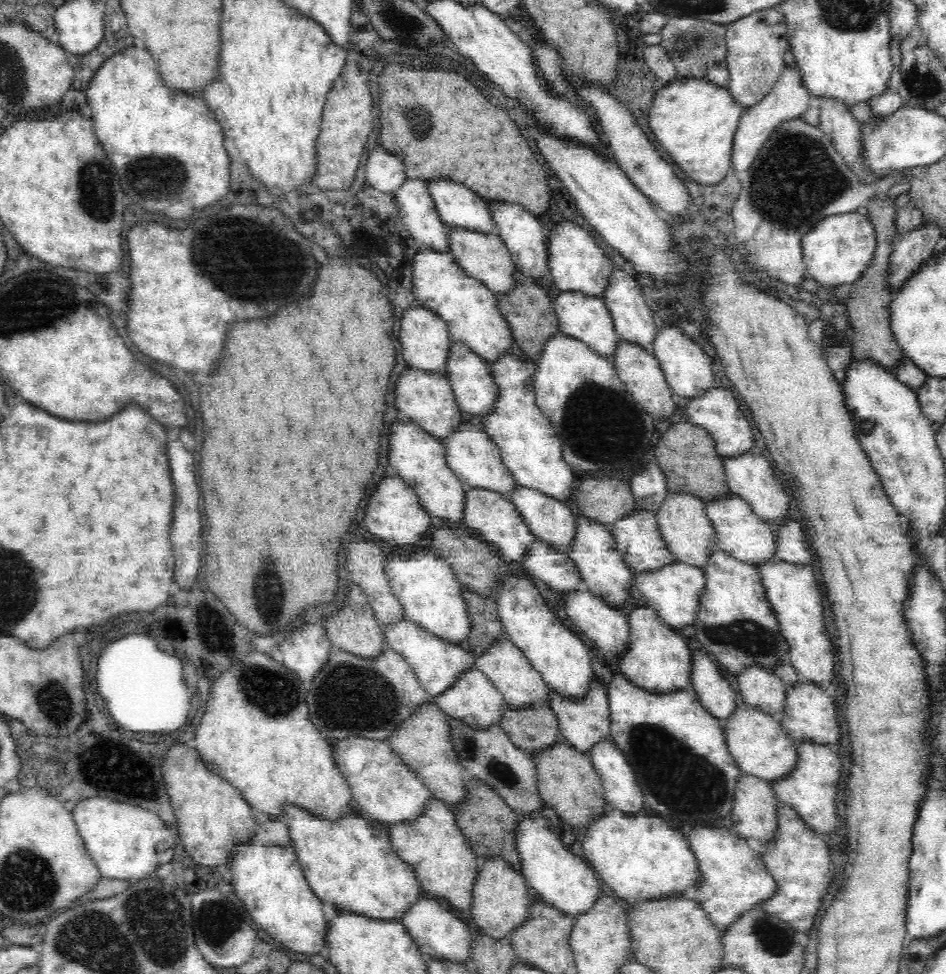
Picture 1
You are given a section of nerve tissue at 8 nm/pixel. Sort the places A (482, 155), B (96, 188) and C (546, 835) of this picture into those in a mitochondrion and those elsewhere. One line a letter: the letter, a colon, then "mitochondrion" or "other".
A: other
B: mitochondrion
C: other

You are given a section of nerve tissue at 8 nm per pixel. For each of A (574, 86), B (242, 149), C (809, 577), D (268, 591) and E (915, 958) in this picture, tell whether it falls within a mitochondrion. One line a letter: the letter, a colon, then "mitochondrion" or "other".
A: other
B: other
C: other
D: mitochondrion
E: other

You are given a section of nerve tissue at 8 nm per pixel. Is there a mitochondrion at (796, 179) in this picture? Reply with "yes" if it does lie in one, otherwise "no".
yes

